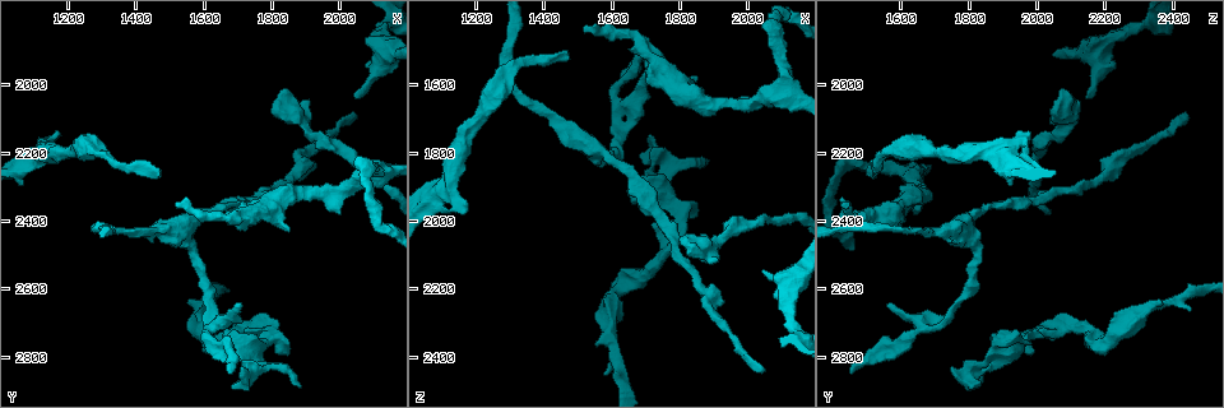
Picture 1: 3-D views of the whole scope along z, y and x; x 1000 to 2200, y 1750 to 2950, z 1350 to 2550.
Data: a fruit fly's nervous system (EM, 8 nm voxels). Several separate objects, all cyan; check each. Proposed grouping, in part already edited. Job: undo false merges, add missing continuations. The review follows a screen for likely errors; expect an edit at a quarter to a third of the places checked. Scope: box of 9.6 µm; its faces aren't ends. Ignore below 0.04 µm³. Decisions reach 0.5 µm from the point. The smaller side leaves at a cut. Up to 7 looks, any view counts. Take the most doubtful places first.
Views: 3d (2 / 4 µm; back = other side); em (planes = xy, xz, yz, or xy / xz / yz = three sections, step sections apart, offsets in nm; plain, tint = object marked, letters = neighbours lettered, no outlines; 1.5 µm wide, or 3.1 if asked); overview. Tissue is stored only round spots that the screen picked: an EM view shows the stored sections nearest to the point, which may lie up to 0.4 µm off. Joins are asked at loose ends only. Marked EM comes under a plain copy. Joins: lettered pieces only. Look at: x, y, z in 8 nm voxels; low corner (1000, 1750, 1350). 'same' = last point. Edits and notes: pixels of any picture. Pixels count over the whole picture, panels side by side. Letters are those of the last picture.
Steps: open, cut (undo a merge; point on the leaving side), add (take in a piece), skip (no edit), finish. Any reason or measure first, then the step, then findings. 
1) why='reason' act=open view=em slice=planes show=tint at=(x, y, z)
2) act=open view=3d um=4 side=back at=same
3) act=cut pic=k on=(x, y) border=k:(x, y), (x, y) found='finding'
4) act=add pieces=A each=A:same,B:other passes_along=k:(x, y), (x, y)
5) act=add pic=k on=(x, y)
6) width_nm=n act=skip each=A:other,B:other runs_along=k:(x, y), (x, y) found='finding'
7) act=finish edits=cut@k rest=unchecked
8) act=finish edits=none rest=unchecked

why='end of a long branch' act=open view=em slice=xy step=4 show=letters at=(1670, 2860, 1450)

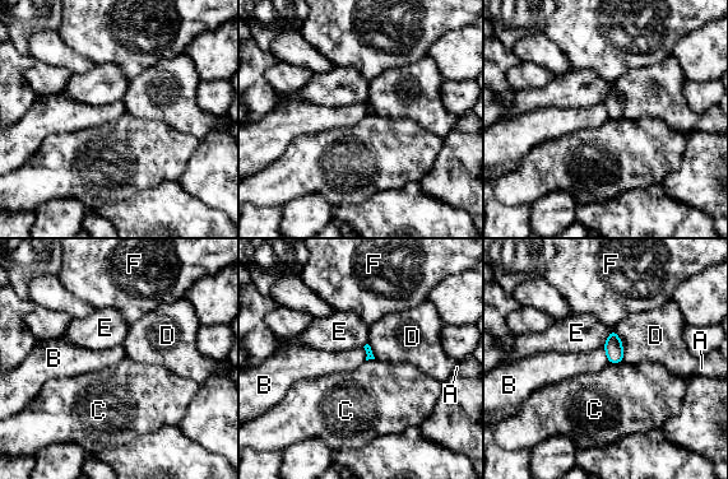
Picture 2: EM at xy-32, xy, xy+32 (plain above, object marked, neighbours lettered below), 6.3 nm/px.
why='cut it another way' act=open view=em slice=planes show=letters at=same

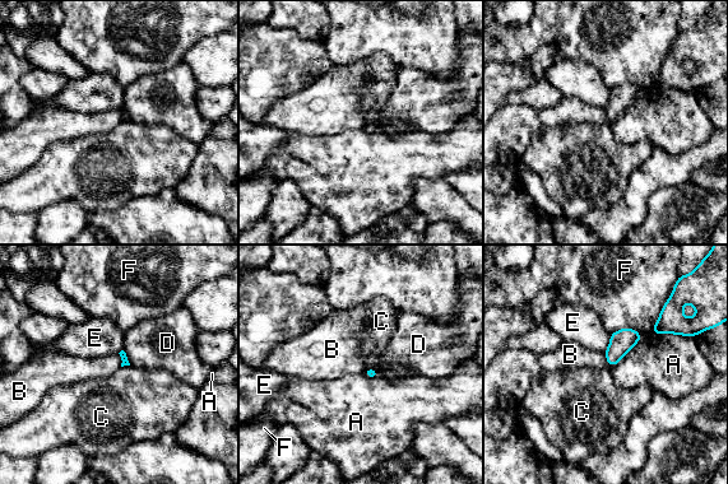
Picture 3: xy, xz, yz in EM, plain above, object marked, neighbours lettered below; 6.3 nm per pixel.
act=skip each=A:other,B:other,C:other,D:other,E:other,F:other border=3:(365, 368), (374, 368), (380, 375) found='no lettered piece goes on from it'

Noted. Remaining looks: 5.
why='tapers out' act=open view=3d um=4 at=(2050, 2040, 2150)

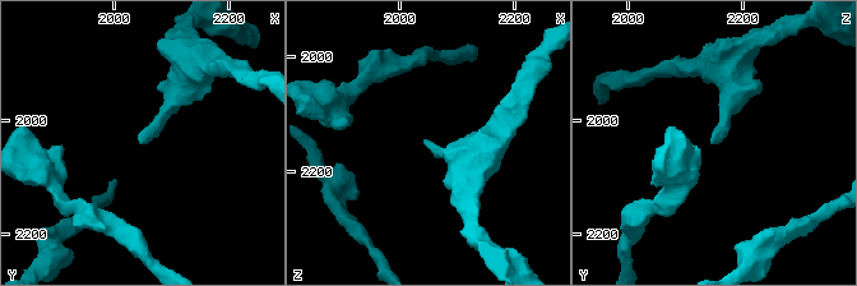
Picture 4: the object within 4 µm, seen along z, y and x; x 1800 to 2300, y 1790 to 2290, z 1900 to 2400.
why='shape alone is not enough' act=open view=em um=3.1 slice=planes show=letters at=(2045, 2045, 2150)

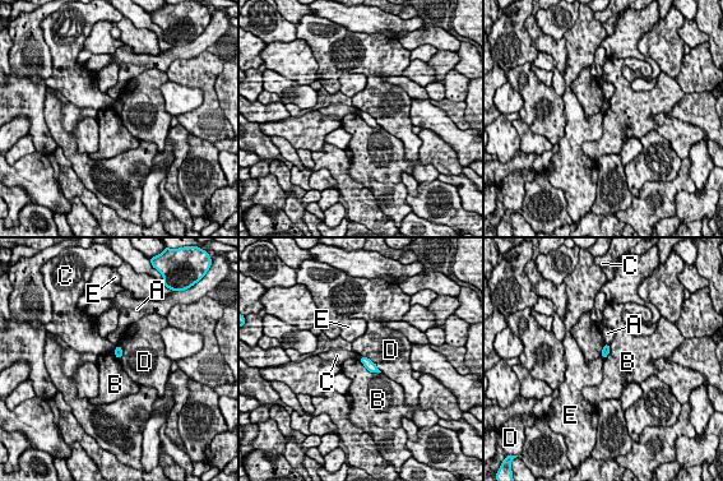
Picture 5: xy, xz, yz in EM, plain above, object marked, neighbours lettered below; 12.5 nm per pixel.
act=skip each=A:other,B:other,C:other,D:other,E:other border=5:(358, 359), (370, 371), (380, 373) found='none of them fits'

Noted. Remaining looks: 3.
why='branch stops here' act=open view=em slice=xz step=4 show=tint at=(1170, 2150, 1980)

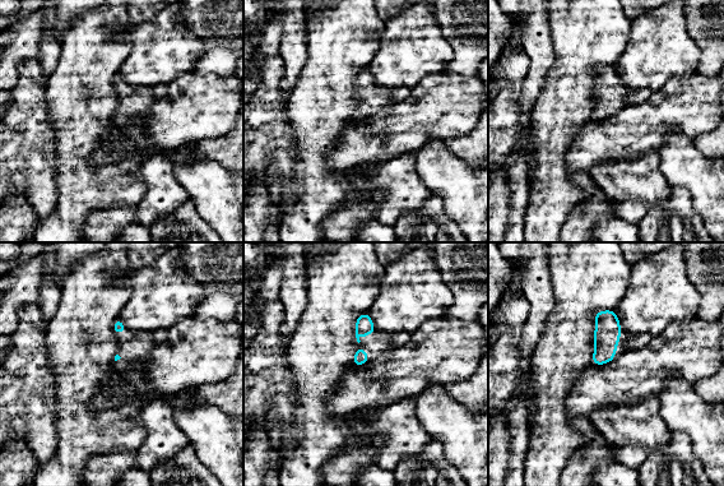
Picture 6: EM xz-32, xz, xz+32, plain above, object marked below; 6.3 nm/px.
why='cut it another way' act=open view=em slice=planes show=letters at=same

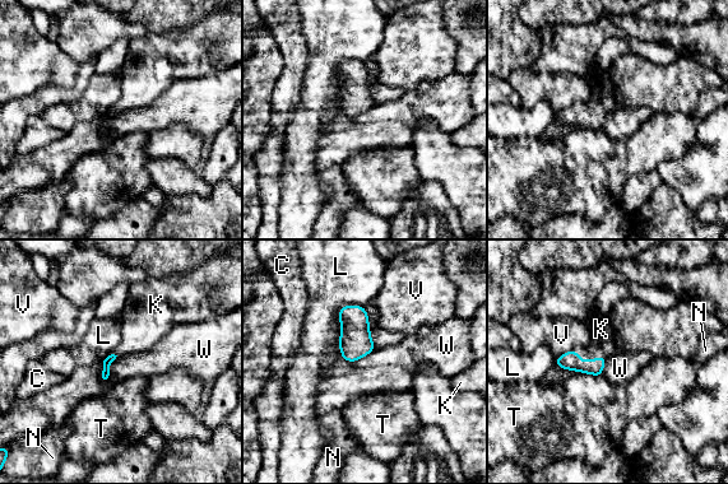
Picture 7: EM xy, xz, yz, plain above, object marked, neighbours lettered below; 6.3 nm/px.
act=add pieces=K each=C:other,K:same,L:other,N:other,T:other,V:other,W:other passes_along=7:(105, 376), (114, 354), (142, 326) found='it goes on there'

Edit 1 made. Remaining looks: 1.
act=finish edits=add@7 rest=unchecked

